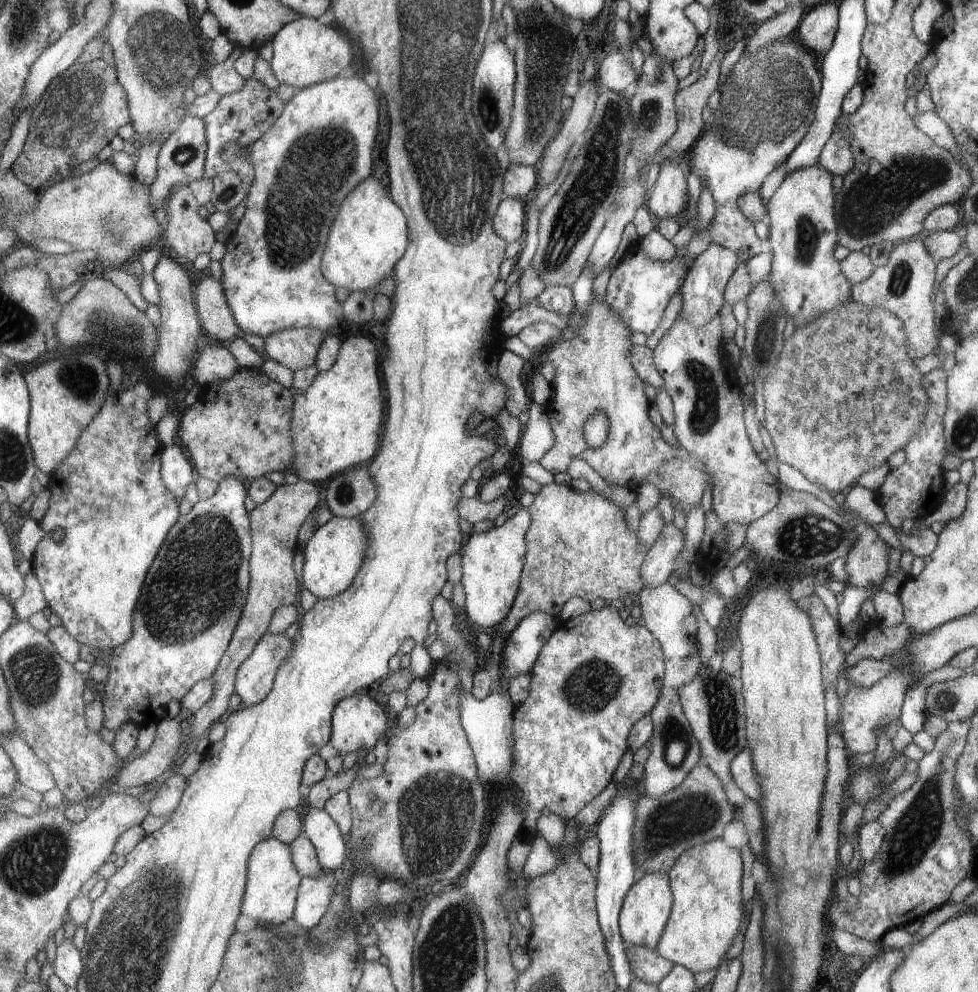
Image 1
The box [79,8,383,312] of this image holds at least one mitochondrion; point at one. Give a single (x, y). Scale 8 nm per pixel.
(314, 166)

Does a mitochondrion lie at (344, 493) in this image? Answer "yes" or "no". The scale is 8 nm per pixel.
yes

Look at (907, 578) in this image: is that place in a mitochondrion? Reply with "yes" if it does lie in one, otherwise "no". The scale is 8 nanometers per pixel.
no

